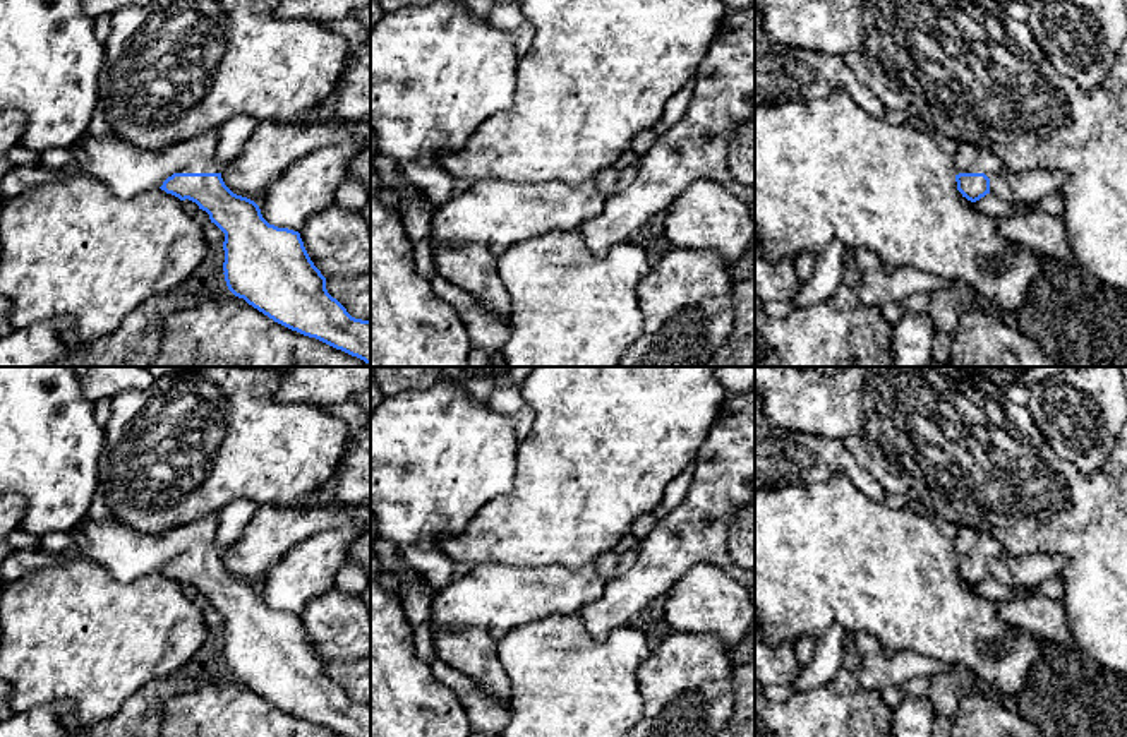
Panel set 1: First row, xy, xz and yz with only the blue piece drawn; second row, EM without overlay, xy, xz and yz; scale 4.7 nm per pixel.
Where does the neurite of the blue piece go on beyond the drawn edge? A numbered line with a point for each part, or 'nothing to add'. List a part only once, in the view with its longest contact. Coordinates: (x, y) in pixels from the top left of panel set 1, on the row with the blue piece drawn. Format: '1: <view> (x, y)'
1: xy (127, 172)

